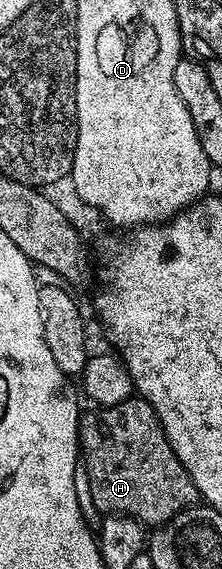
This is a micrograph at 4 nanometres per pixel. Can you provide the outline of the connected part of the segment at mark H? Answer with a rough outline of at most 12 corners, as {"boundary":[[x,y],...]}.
{"boundary":[[157,413],[79,420],[89,498],[154,529],[200,502]]}

